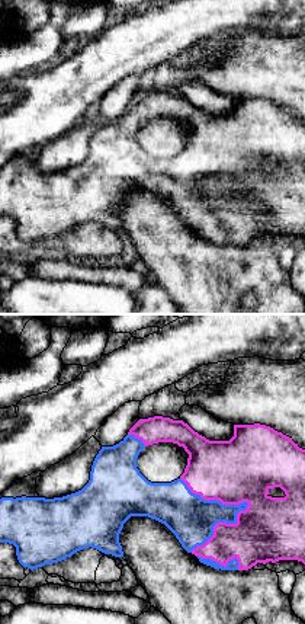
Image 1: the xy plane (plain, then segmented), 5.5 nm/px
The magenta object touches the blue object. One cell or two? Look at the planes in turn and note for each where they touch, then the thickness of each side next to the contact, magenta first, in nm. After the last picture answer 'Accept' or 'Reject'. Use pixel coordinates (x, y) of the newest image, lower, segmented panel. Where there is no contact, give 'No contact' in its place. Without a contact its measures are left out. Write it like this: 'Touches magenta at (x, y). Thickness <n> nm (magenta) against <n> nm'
Touches magenta at (249, 505). Thickness 360 nm (magenta) against 160 nm

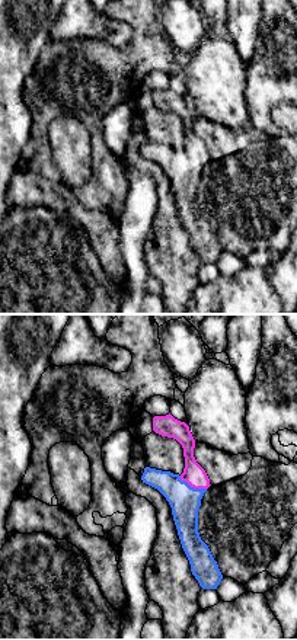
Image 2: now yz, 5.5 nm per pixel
Touches magenta at (192, 486). Thickness 120 nm (magenta) against 170 nm

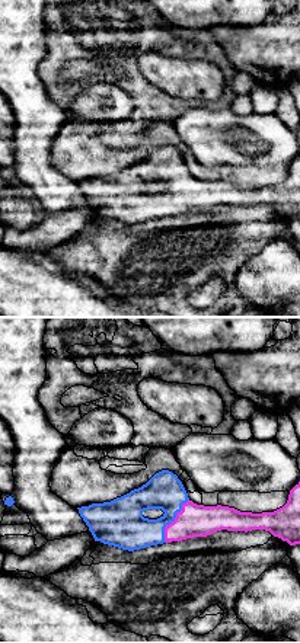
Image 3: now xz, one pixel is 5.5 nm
Touches magenta at (174, 521). Thickness 180 nm (magenta) against 220 nm

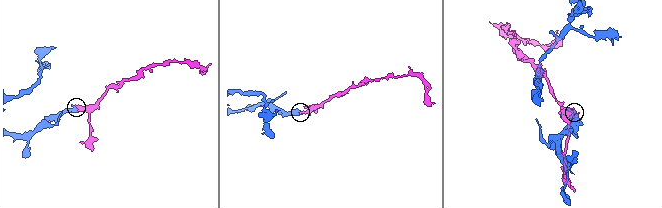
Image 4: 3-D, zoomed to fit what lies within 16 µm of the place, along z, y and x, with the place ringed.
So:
Accept

